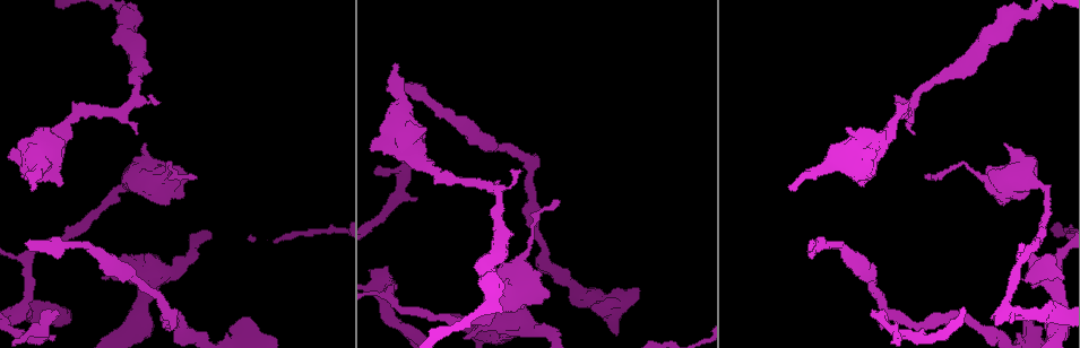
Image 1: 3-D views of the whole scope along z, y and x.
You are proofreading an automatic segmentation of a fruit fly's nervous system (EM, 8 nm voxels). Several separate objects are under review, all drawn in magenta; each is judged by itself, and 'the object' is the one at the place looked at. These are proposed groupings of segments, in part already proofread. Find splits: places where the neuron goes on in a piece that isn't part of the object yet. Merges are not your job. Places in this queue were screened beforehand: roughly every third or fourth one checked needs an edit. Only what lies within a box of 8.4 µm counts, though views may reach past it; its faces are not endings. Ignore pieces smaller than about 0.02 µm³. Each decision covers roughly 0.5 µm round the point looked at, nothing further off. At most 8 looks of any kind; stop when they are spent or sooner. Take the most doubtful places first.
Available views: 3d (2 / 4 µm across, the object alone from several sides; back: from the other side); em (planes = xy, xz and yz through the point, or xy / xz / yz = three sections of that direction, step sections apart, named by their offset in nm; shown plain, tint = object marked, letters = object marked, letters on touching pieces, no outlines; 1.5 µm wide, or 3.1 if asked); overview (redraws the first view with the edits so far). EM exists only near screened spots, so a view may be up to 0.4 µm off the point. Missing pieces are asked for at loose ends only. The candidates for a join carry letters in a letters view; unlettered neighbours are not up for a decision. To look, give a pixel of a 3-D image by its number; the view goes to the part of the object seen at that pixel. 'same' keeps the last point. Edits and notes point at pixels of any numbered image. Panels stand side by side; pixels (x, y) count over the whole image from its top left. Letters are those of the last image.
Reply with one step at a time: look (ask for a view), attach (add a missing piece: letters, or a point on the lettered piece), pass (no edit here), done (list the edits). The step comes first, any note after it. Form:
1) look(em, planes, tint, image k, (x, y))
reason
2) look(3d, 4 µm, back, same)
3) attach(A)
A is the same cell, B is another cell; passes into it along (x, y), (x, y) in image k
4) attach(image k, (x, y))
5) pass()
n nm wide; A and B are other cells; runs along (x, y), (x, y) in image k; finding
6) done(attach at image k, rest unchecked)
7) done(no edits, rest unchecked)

look(em, xz, step 4, plain, image 1, (809, 243))
end of a long branch

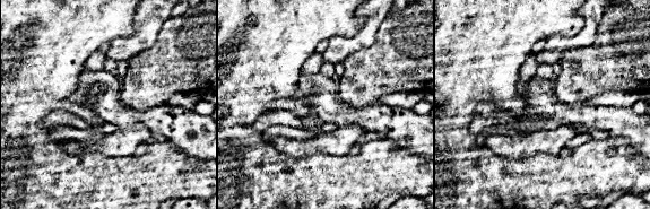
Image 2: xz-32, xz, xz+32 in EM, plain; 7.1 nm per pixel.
look(em, xz, step 4, letters, same)

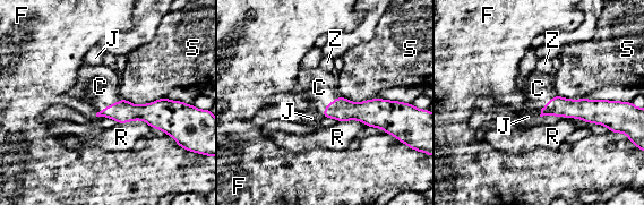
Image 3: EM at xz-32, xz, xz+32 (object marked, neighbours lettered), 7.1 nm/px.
attach(C)
C is the same cell, F, J, R, S and Z are other cells; passes into it along (122, 112), (110, 105), (100, 86) in image 3; it goes on there

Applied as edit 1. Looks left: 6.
look(3d, 2 µm, back, image 1, (873, 314))

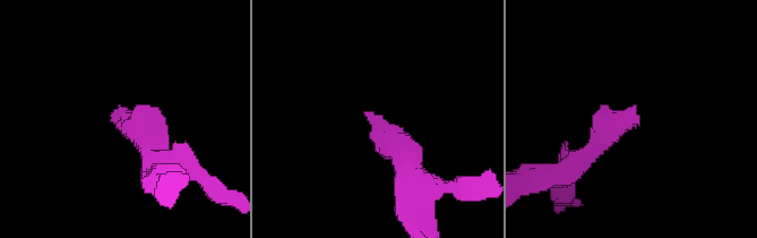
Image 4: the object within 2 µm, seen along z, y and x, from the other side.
look(em, yz, step 8, tint, image 4, (366, 116))

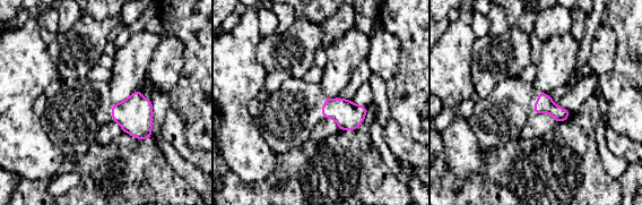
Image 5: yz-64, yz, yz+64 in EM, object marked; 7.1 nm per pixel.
look(em, xz, step 8, letters, same)
another direction

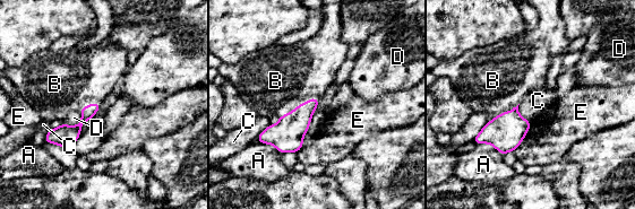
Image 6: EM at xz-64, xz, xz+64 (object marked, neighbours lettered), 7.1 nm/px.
attach(B)
B touches over 320 nm; B is the same cell, A, C, D and E are other cells; passes into it along (286, 136), (300, 104), (275, 80) in image 6; the neuron continues

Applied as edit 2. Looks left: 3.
done(attach at image 3, attach at image 6, rest unchecked)

